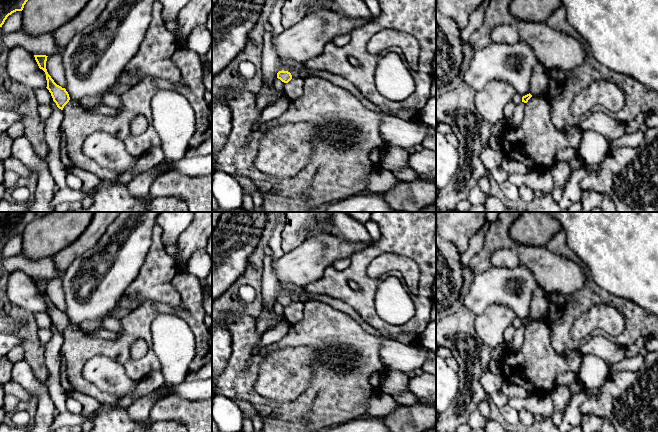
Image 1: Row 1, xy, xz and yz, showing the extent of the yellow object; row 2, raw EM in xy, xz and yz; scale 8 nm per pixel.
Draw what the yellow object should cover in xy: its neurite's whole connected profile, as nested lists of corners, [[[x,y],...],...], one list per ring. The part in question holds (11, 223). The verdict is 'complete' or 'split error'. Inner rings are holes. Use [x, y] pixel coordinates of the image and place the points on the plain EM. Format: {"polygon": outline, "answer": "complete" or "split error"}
{"polygon": [[[0,212],[0,251],[9,239],[22,235],[26,226],[36,217],[36,212]]], "answer": "complete"}

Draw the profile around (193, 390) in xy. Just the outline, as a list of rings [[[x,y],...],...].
[[[212,377],[204,380],[188,378],[178,385],[165,382],[157,391],[162,395],[181,397],[190,401],[209,399],[212,397]]]

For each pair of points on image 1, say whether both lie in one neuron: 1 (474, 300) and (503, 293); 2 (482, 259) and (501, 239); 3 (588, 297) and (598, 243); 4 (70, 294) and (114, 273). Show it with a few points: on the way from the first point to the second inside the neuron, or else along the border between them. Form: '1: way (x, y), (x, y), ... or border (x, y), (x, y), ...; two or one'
1: way (481, 295), (483, 293), (496, 293); one
2: way (485, 254), (496, 242); one
3: border (591, 278), (598, 286), (610, 293); two
4: way (77, 282), (86, 273), (102, 273); one

